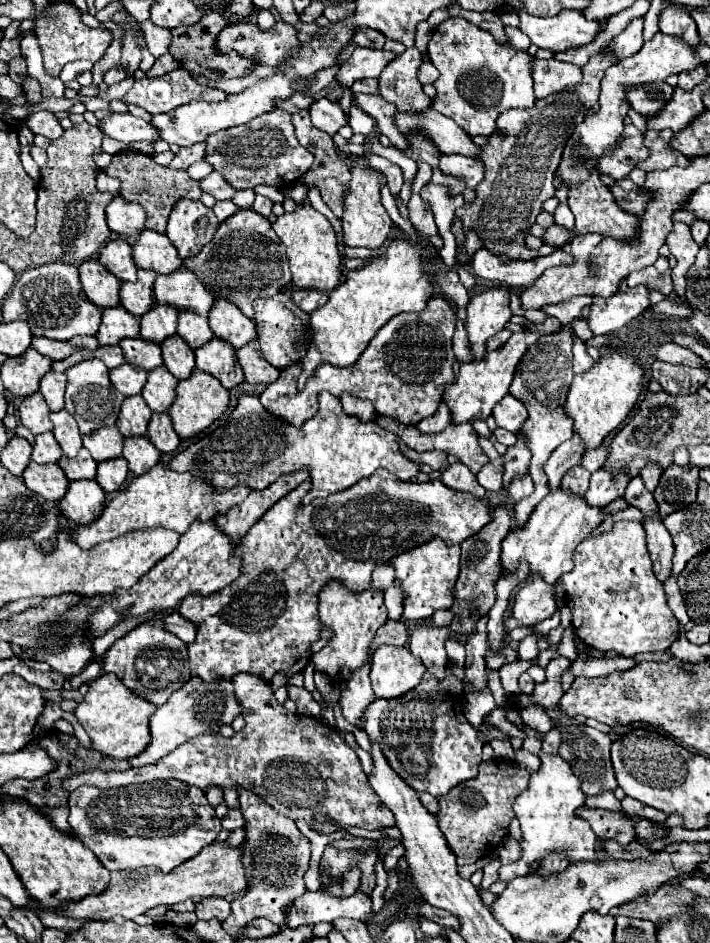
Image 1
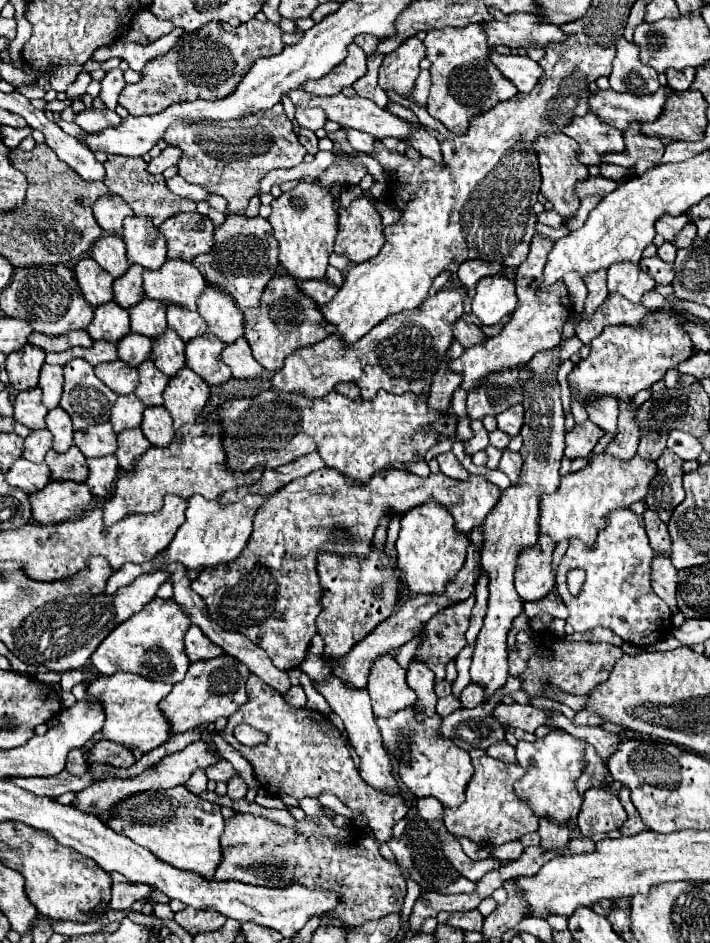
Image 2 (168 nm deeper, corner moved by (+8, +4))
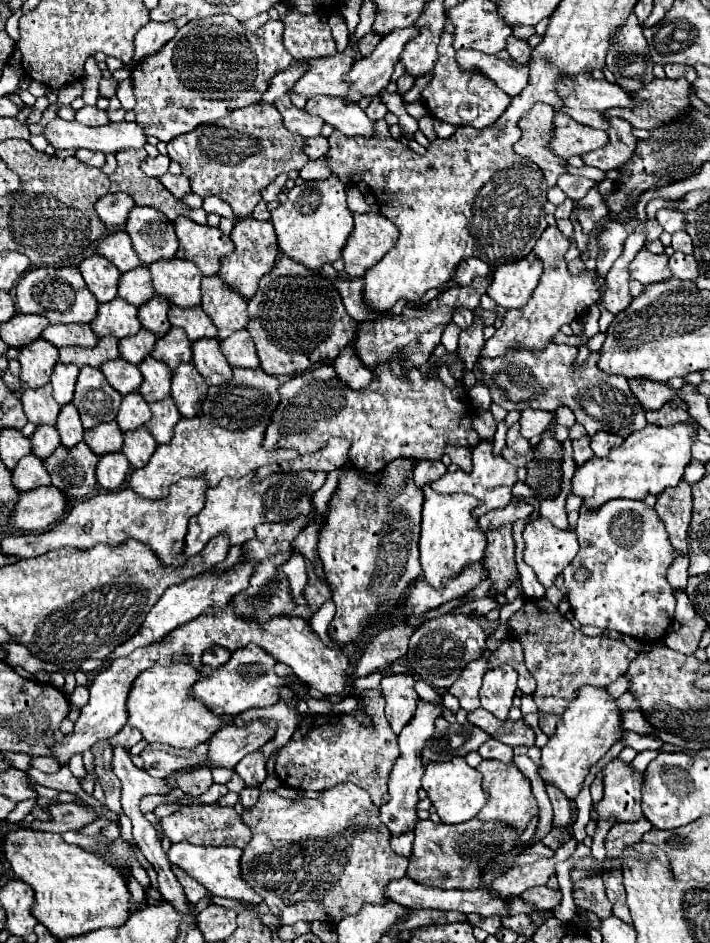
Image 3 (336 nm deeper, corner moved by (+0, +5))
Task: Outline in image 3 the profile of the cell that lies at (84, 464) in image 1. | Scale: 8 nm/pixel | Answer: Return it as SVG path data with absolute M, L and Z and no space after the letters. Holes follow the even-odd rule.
M79 442L73 448L59 446L43 464L51 476L51 484L71 502L95 490L97 460L99 456L85 442Z

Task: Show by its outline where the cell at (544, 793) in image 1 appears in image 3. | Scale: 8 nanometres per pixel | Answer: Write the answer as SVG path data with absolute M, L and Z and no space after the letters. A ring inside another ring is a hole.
M581 686L575 700L561 714L557 722L557 732L541 750L541 778L555 784L569 800L573 800L579 794L581 784L589 774L589 768L597 764L605 756L605 752L623 736L621 714L621 708L615 704L615 698L607 694L607 688Z

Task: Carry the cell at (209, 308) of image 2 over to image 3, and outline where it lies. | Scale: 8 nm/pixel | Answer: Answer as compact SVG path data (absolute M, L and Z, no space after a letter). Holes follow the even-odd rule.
M203 278L201 292L201 308L217 326L219 338L225 338L247 326L247 300L239 292L229 288L221 278Z

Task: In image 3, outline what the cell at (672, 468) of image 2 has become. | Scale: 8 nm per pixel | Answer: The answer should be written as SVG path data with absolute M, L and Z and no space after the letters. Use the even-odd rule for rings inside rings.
M681 480L679 486L661 492L655 504L659 518L665 522L671 544L675 546L675 552L681 552L683 556L689 556L687 528L691 522L691 500L691 486Z

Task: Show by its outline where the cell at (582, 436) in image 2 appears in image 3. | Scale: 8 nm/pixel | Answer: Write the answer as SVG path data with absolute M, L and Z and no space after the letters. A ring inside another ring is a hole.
M597 432L591 438L591 450L595 452L595 456L607 456L609 448L615 448L617 444L623 444L623 436L617 434L609 434L609 432Z

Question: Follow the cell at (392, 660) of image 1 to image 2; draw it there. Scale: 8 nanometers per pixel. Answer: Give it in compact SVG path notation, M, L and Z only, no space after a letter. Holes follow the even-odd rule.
M389 653L373 661L367 691L371 695L375 717L389 717L395 711L413 705L417 699L405 681L405 669Z

